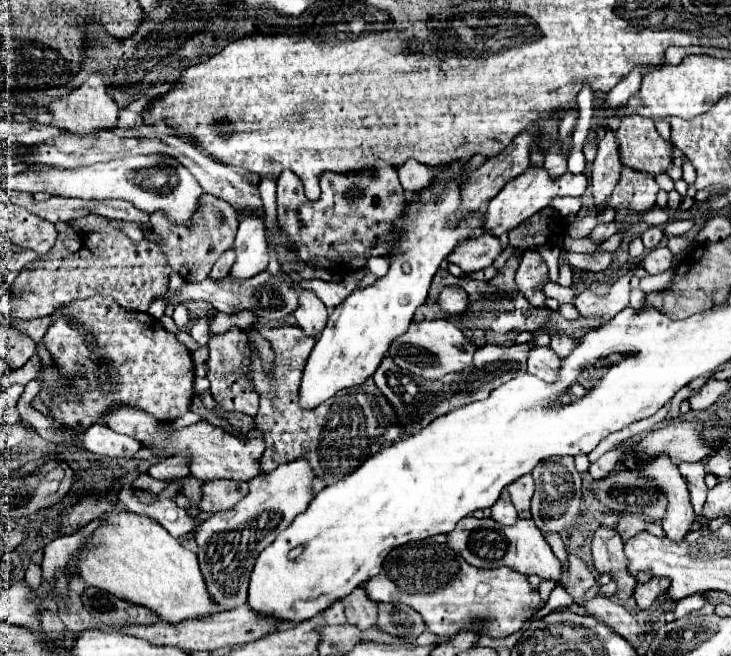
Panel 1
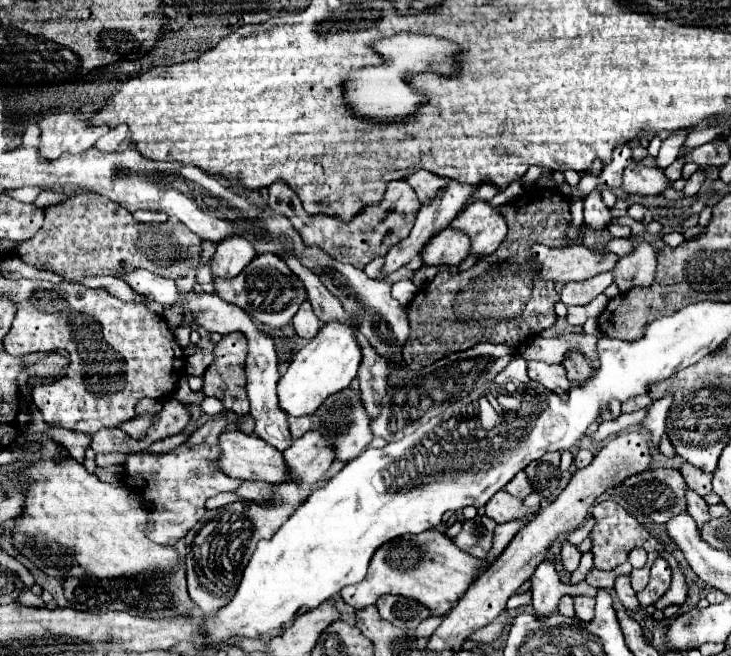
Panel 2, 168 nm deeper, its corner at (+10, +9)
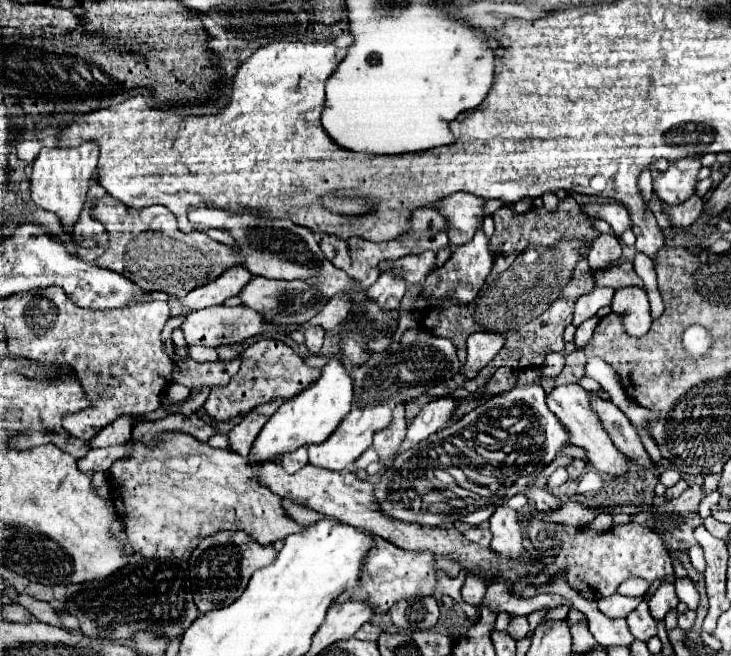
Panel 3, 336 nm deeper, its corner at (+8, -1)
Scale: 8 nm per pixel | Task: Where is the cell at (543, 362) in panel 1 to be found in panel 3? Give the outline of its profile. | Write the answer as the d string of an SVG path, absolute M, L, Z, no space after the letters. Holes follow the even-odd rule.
M565 384L565 386L557 386L551 394L547 394L547 406L559 418L563 428L569 432L569 442L587 452L585 460L593 468L597 468L599 472L605 472L609 476L627 476L631 472L629 458L615 448L613 440L603 430L603 424L601 424L599 416L589 406L589 398L587 396L589 396L589 392L585 392L579 384Z

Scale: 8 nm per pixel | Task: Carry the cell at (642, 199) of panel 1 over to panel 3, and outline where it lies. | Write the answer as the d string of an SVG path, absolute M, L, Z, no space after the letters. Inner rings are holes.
M683 158L673 162L665 174L655 180L655 194L667 204L683 204L697 190L697 174L701 170L701 160Z

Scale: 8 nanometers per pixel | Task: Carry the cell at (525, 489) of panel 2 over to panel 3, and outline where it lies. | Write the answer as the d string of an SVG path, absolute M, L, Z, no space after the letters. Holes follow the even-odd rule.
M531 486L525 492L525 496L537 504L539 512L551 512L551 510L557 510L561 506L561 500L557 496L553 496L551 492L547 492L543 488L537 488L537 486Z

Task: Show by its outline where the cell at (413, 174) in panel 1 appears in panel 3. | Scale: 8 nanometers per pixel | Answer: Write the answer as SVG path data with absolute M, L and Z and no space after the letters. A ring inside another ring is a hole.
M459 192L451 194L443 206L439 206L439 214L447 218L449 222L449 240L453 246L463 246L473 240L475 232L483 228L483 212L485 198L479 198L475 194Z

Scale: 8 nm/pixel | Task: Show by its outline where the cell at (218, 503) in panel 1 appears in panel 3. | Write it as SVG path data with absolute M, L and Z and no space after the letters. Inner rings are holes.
M283 500L283 508L287 510L287 514L297 520L299 524L311 524L311 522L317 522L317 520L323 520L321 514L317 514L315 510L307 510L307 506L299 506L297 502L291 502L291 500Z

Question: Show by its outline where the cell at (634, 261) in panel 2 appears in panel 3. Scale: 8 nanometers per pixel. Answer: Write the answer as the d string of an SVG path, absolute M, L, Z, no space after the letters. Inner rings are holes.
M619 288L613 296L611 310L621 316L627 334L645 336L649 332L653 320L643 288Z

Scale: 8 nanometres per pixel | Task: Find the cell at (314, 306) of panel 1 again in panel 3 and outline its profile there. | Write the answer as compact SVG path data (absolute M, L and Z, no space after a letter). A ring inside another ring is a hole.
M313 326L311 330L305 332L305 344L307 344L307 348L309 348L313 354L317 354L317 352L321 350L323 336L325 336L325 330L323 330L323 328L317 328L317 326Z

